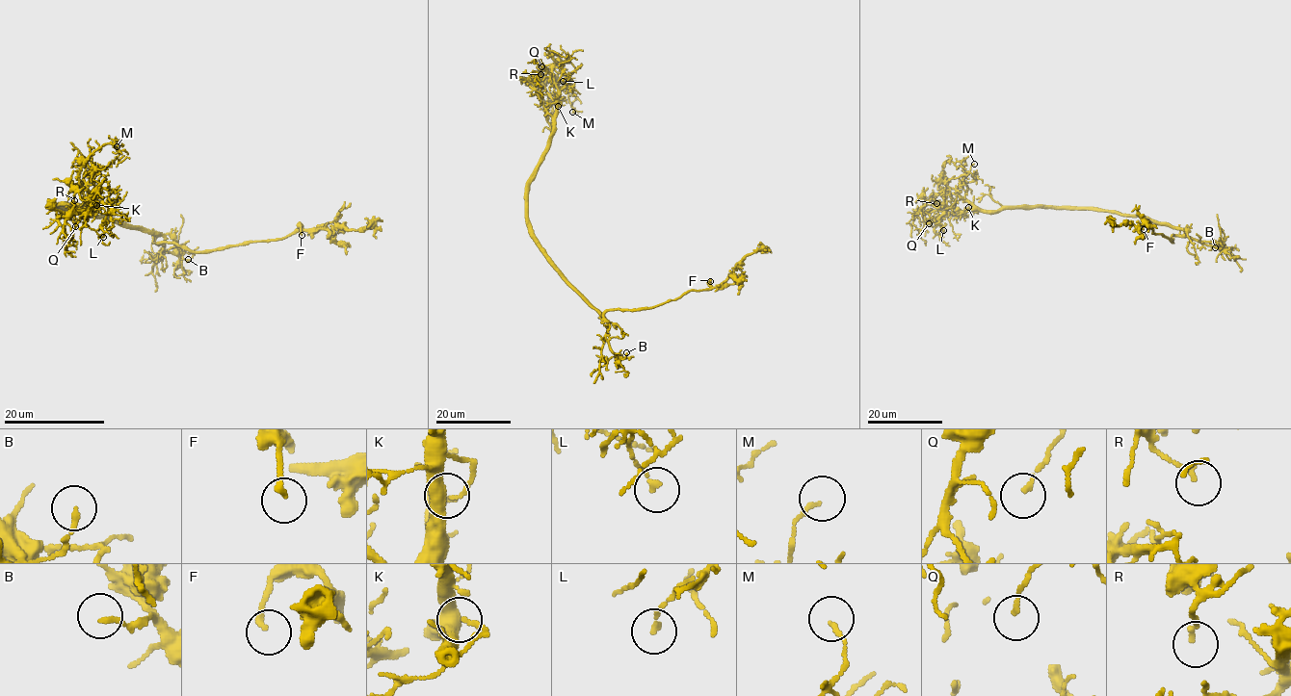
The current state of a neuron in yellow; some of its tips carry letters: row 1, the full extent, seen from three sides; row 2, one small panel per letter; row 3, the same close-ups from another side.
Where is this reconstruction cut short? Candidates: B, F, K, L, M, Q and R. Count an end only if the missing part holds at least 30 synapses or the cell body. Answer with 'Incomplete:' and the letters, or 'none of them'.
Incomplete: none of them

